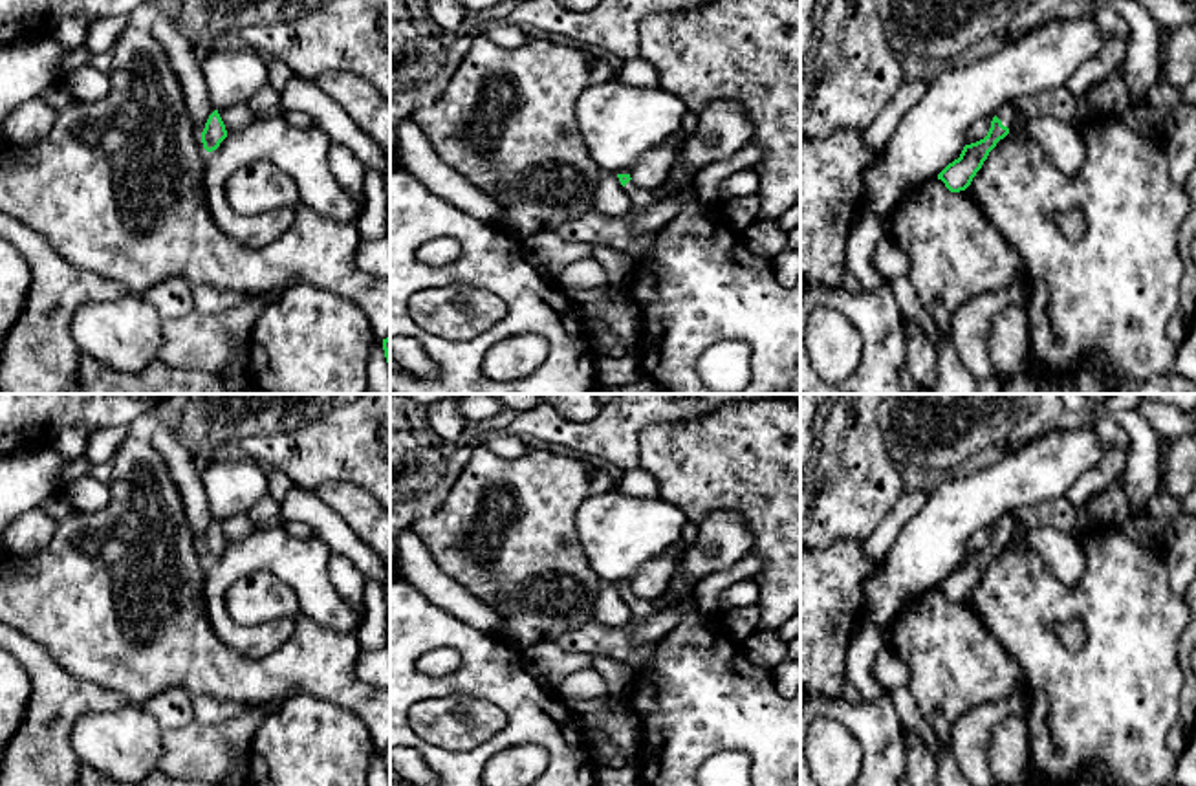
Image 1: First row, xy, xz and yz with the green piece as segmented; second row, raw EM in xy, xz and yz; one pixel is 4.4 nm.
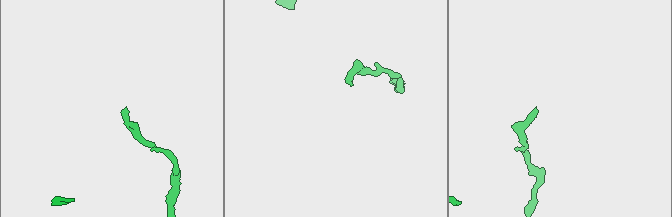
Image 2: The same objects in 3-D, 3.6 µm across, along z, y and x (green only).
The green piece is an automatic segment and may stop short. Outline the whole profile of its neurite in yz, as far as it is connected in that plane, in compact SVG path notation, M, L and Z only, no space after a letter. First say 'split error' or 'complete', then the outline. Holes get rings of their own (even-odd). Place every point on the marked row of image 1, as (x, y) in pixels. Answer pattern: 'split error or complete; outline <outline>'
split error; outline M1062 86L1037 95L1013 99L995 114L987 136L976 143L965 145L960 158L938 174L938 180L941 180L951 192L965 191L971 185L989 152L1009 134L1018 114L1027 119L1053 117L1057 121L1071 121L1077 114L1077 99L1066 86Z

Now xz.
split error; outline M617 174L617 178L632 200L632 207L626 214L606 216L592 207L582 216L564 222L555 233L570 242L614 247L639 262L648 253L654 233L636 236L632 233L632 220L659 202L663 198L663 189L643 189L632 181L630 174Z

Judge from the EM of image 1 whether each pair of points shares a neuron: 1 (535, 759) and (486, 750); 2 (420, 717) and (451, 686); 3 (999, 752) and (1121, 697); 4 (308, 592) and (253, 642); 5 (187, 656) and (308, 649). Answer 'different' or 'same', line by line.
1: different
2: different
3: different
4: same
5: same

